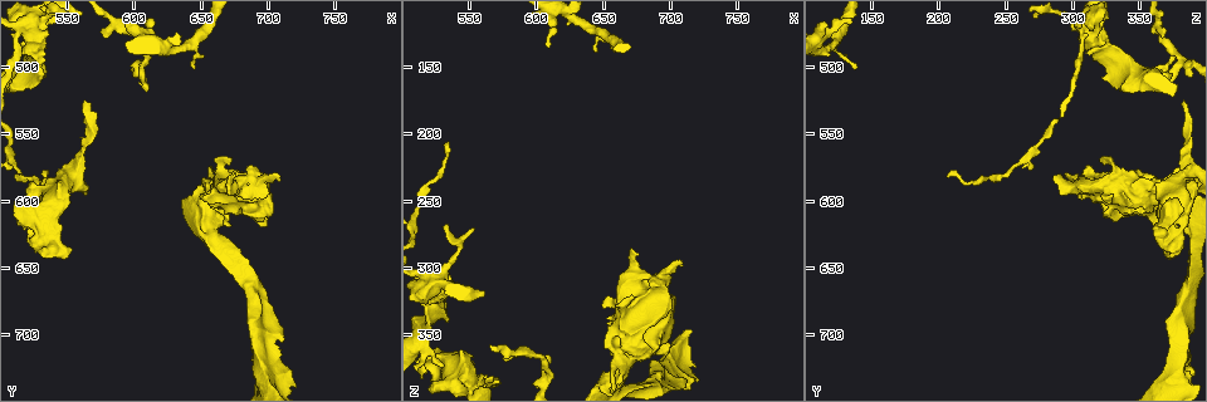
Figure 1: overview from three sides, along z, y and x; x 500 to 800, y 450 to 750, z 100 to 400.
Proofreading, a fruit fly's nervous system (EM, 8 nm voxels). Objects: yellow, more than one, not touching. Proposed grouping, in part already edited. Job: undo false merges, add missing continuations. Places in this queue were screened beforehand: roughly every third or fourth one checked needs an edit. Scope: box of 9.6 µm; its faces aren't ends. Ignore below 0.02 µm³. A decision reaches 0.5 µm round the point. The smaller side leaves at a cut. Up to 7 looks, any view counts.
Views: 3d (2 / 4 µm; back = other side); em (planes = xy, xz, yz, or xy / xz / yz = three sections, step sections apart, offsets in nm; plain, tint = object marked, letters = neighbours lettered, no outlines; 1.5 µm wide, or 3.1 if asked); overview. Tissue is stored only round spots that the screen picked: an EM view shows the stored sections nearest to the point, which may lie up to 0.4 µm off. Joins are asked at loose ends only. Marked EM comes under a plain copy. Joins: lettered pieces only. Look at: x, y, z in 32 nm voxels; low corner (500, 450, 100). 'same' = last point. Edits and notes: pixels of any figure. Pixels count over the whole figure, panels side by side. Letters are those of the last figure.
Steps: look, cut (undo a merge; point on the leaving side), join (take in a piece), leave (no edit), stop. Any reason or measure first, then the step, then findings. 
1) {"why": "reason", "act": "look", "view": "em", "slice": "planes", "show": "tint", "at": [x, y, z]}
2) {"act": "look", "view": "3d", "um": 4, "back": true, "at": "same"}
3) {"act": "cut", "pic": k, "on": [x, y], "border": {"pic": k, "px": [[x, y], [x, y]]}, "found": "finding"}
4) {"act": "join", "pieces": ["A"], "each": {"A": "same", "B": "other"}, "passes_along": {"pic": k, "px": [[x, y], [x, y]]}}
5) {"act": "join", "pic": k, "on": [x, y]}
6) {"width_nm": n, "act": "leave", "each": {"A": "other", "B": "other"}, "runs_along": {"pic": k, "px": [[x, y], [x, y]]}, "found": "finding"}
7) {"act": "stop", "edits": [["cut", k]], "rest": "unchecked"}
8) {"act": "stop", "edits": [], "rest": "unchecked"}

{"why": "free end", "act": "look", "view": "em", "slice": "planes", "show": "letters", "at": [710, 696, 388]}

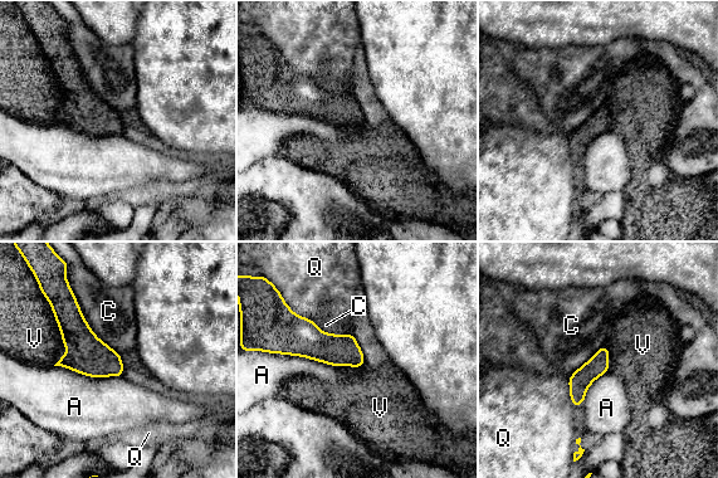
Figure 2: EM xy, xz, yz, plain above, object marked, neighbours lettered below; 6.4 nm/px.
{"longest_contact_nm": ["A", 600], "act": "leave", "each": {"A": "other", "C": "other", "Q": "other", "V": "other"}, "runs_along": {"pic": 2, "px": [[604, 350], [579, 383], [576, 401]]}, "found": "no lettered piece goes on from it"}

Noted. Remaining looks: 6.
{"why": "branch stops here", "act": "look", "view": "em", "slice": "planes", "show": "tint", "at": [708, 582, 296]}

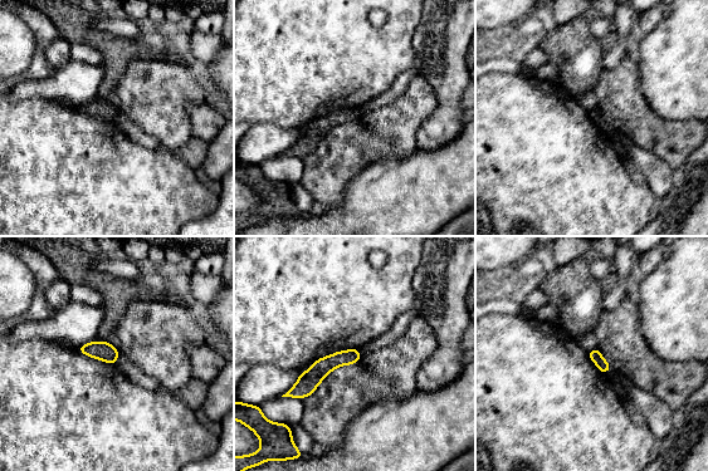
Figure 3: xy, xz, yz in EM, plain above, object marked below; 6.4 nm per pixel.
{"why": "see the neighbours", "act": "look", "view": "em", "slice": "planes", "show": "letters", "at": "same"}

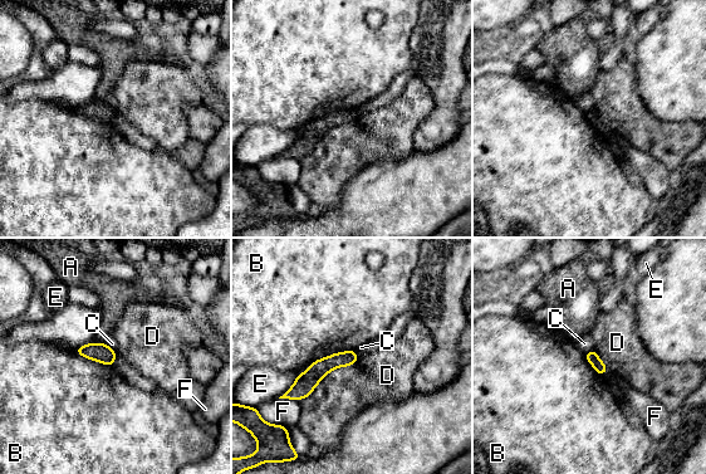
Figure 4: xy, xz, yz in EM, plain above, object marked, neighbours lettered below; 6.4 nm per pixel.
{"act": "leave", "each": {"A": "other", "B": "other", "C": "other", "D": "other", "E": "other", "F": "other"}, "runs_along": {"pic": 4, "px": [[353, 355], [327, 363], [288, 395]]}, "found": "no lettered piece goes on from it"}

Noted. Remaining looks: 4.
{"why": "tapers out", "act": "look", "view": "3d", "um": 2, "back": true, "at": [564, 524, 382]}

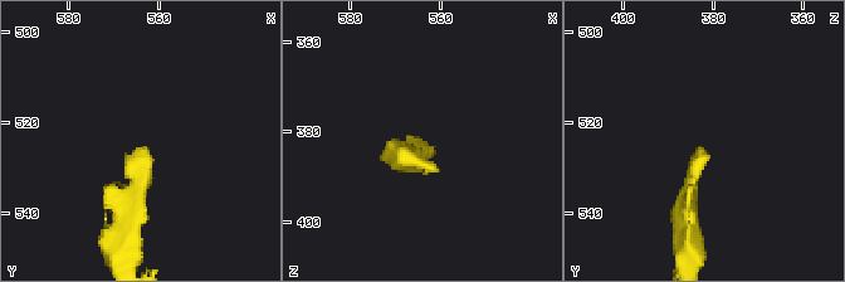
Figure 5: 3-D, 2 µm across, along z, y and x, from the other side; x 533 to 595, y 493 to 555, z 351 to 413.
{"why": "need the tissue", "act": "look", "view": "em", "slice": "xy", "step": 4, "show": "letters", "at": [562, 526, 383]}

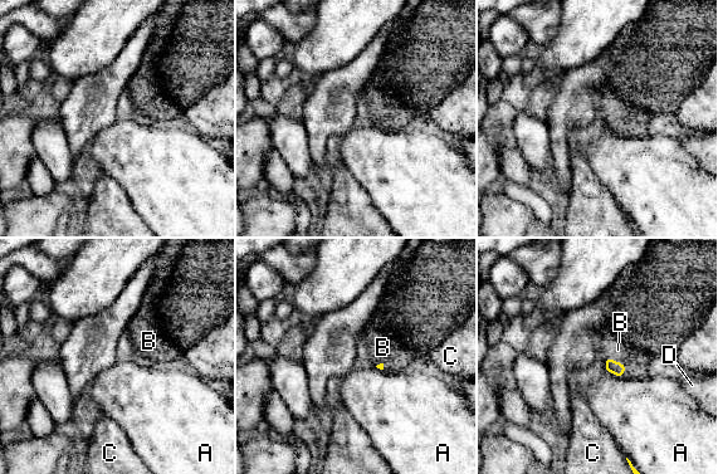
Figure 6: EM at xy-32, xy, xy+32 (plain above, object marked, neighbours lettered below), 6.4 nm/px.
{"longest_contact_nm": ["A", 140], "act": "join", "pieces": ["B"], "each": {"A": "other", "B": "same", "C": "other", "D": "other"}, "passes_along": {"pic": 6, "px": [[611, 366], [615, 362], [618, 350]]}, "found": "the cell continues"}

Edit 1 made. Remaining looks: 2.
{"act": "stop", "edits": [["join", 6]], "rest": "unchecked"}

